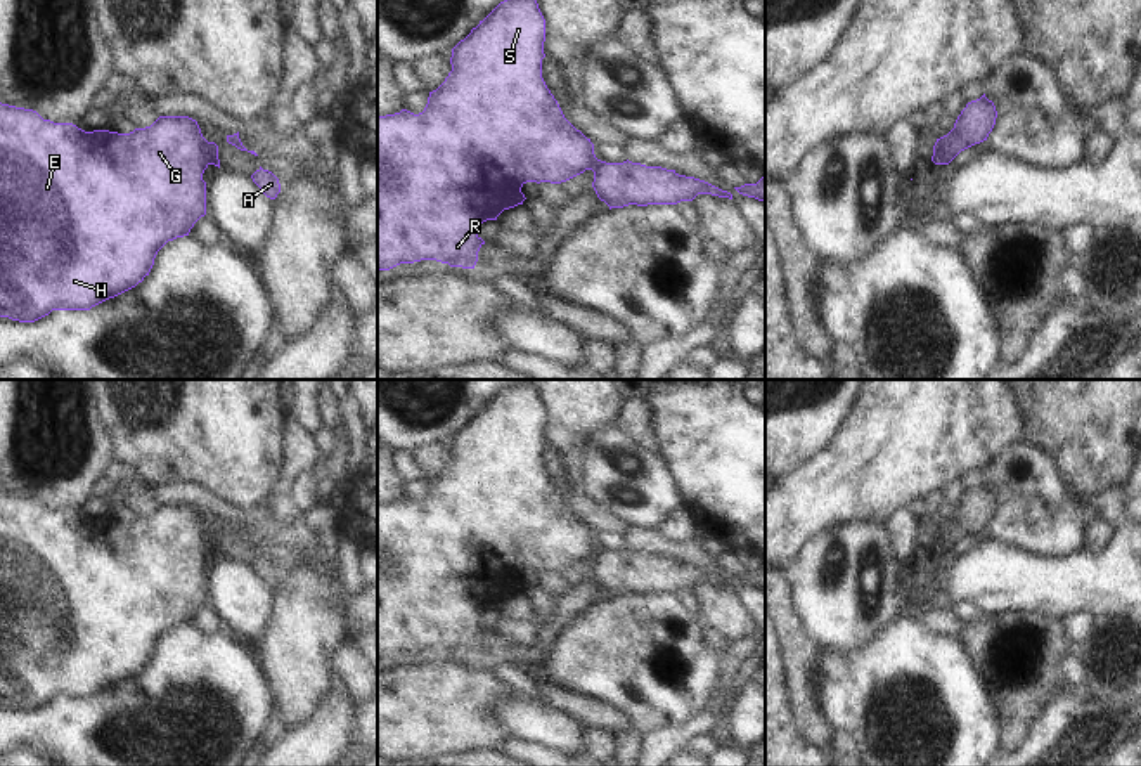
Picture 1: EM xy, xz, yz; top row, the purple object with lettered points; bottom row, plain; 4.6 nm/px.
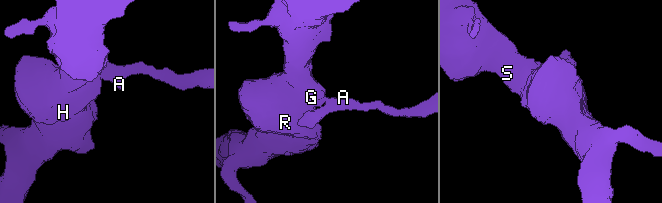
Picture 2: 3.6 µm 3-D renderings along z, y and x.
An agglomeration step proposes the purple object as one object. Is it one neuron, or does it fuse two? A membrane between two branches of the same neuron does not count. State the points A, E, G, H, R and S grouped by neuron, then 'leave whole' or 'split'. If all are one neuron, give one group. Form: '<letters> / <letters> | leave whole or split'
A / E G H R S | split

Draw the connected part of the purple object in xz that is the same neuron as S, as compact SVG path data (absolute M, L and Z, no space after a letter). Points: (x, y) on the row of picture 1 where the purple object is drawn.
M504 0L452 49L452 71L429 92L422 113L377 116L377 270L421 260L474 269L485 244L478 227L523 204L526 182L561 184L594 170L594 144L564 118L542 78L544 42L545 19L537 0Z

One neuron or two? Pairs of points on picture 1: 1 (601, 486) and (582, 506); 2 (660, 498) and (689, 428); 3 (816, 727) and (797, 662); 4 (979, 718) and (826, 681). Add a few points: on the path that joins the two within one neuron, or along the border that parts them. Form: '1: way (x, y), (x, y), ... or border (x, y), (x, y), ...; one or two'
1: border (577, 487), (622, 520); two
2: border (655, 453), (669, 470), (681, 503); two
3: way (805, 711), (800, 678); one
4: way (941, 718), (927, 718), (906, 697), (864, 692); one

